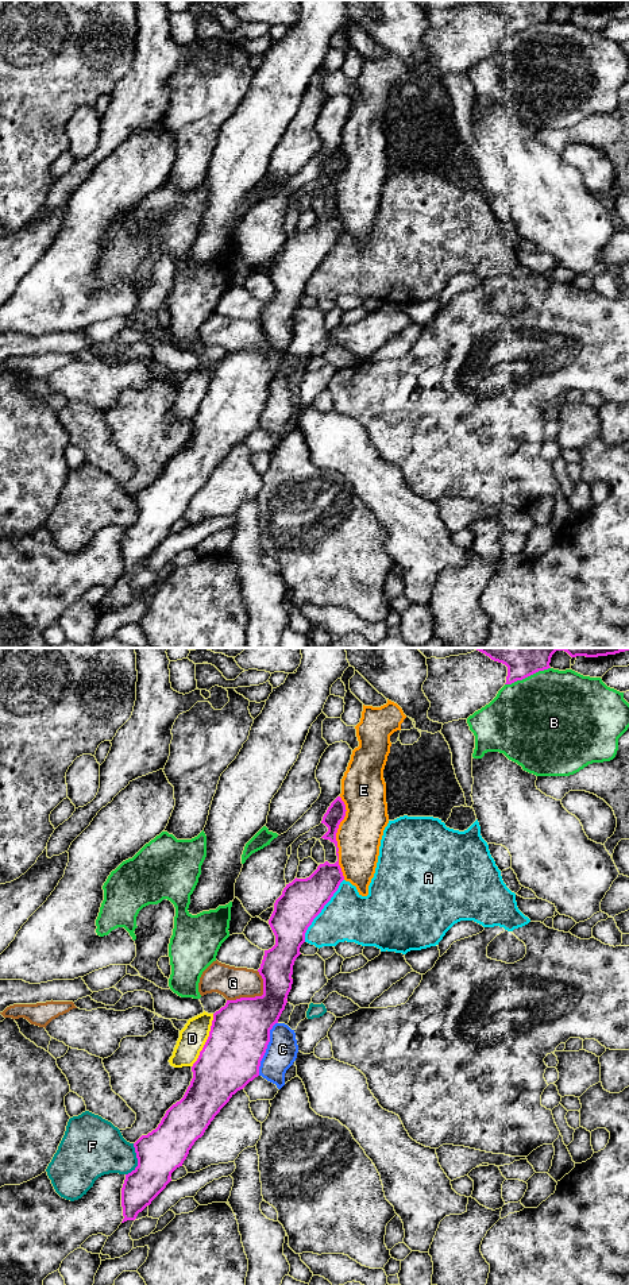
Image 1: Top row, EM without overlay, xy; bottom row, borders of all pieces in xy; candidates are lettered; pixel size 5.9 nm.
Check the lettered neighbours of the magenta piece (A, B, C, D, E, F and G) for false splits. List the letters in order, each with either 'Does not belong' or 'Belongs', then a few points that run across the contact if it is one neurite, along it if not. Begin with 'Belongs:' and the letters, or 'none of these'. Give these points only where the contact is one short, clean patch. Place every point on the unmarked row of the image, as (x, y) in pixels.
Belongs: none of these
A: Does not belong
B: Does not belong
C: Does not belong. Line: xy (277, 374), (270, 382), (270, 393), (261, 413), (258, 427)
D: Does not belong
E: Does not belong
F: Does not belong. Line: xy (132, 496), (137, 517), (126, 527)
G: Does not belong. Line: xy (259, 324), (262, 331), (261, 347), (227, 352)

